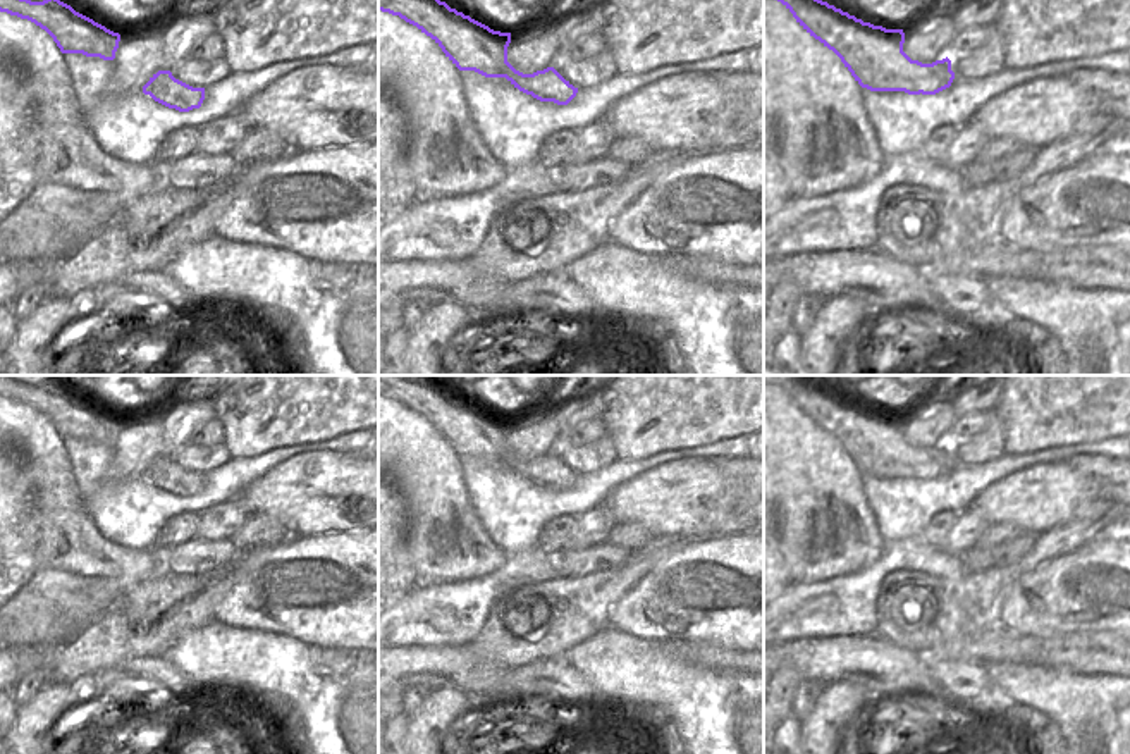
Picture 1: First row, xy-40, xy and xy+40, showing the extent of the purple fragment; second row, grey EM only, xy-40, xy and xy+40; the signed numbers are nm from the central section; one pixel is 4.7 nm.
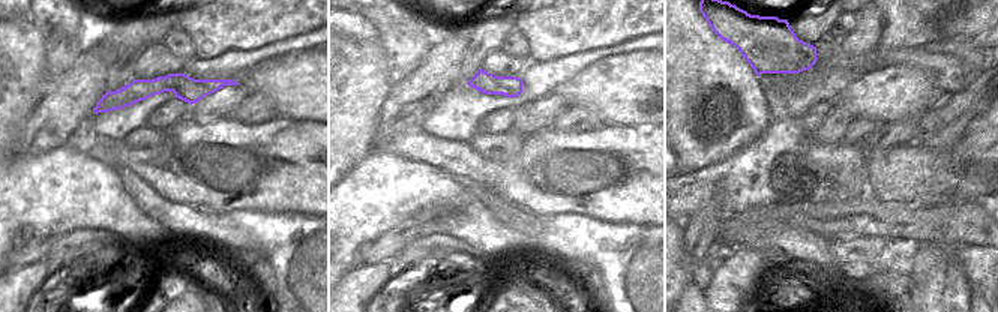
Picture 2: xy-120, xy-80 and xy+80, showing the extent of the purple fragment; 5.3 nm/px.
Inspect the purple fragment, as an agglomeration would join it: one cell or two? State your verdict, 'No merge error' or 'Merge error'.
Merge error.

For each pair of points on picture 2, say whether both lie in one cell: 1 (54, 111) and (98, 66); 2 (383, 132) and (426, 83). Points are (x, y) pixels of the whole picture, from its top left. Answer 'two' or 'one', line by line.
1: one
2: one

